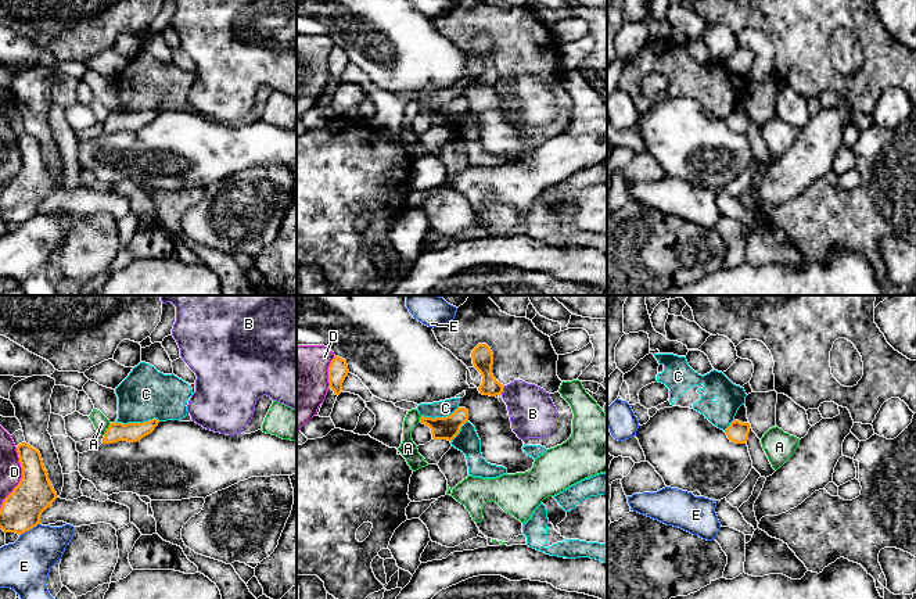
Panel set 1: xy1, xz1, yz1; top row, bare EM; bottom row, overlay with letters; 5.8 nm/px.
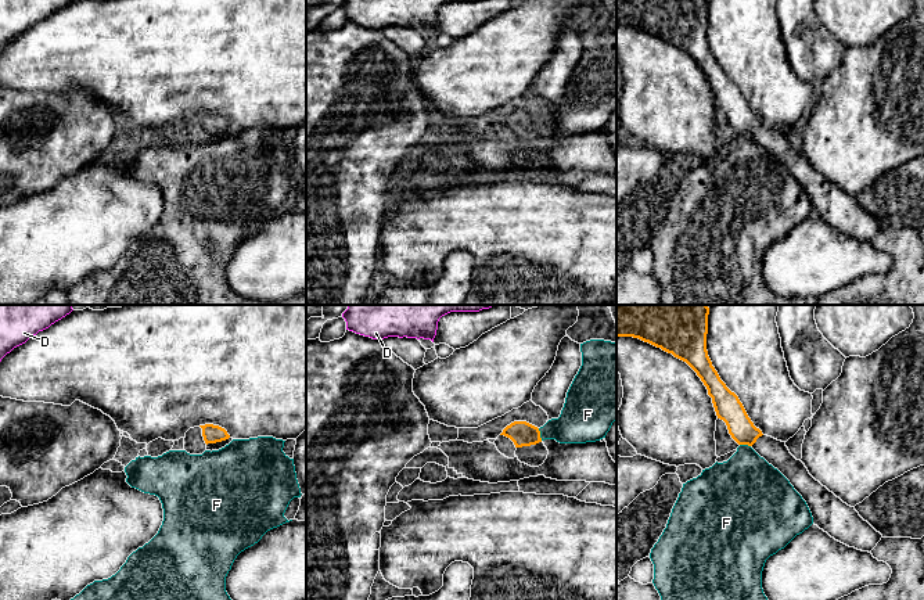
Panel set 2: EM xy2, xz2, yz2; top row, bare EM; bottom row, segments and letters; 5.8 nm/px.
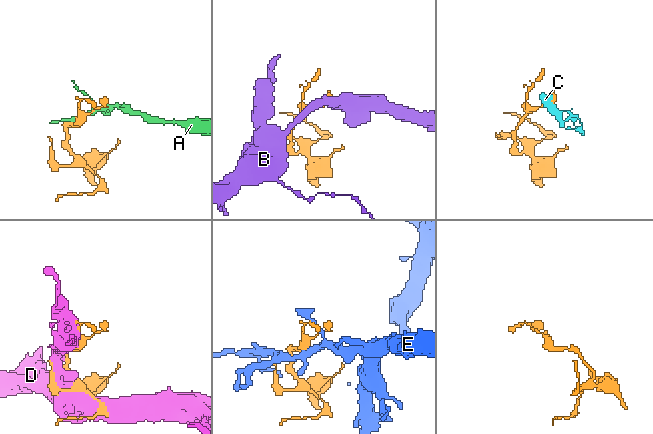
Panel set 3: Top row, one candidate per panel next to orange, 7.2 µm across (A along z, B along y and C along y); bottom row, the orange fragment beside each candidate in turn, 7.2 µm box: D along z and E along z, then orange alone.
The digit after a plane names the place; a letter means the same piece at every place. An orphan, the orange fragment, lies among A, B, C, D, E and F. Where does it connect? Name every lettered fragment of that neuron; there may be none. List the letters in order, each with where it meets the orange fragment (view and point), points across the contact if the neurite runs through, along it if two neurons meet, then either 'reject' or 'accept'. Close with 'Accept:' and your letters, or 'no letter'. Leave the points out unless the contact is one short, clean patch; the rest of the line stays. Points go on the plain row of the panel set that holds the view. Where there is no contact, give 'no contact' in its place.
A: meets orange in xy1 at (107, 118); reject
B: meets orange in xz1 at (502, 79); border along xz1 (505, 75), (500, 83); reject
C: meets orange in xy1 at (137, 113); reject
D: meets orange in xy1 at (22, 167); reject
E: meets orange in xy1 at (29, 218); reject
F: meets orange in xz2 at (539, 124); reject
Accept: no letter

